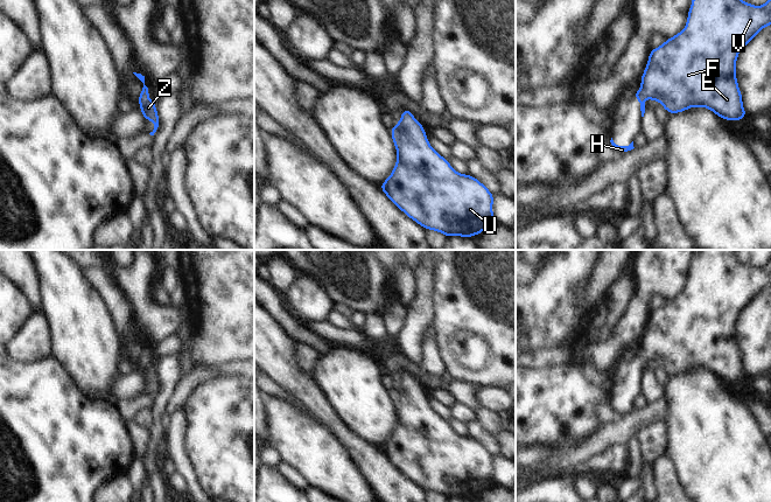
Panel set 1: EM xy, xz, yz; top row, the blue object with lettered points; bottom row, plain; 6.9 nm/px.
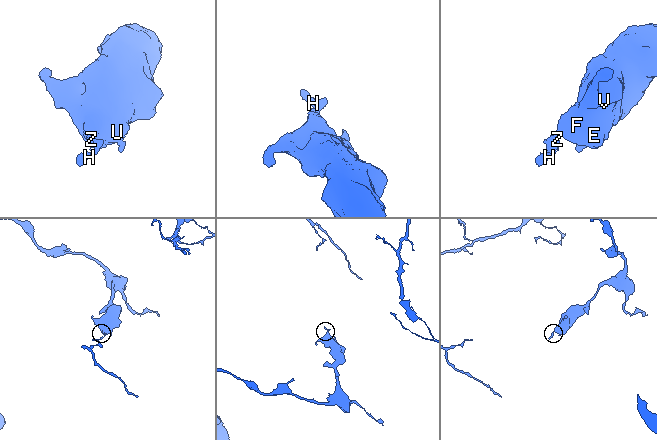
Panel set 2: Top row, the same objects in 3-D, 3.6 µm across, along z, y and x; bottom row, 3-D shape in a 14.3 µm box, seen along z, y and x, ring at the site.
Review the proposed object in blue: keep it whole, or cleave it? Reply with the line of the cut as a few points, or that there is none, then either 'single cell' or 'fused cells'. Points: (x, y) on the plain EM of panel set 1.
cut none; single cell

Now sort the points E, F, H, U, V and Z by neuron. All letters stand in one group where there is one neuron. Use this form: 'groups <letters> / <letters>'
groups E F H U V Z

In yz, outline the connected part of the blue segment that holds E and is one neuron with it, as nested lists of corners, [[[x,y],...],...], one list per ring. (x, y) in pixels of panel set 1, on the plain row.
[[[698,250],[688,274],[686,291],[667,301],[661,308],[652,311],[646,332],[642,337],[642,350],[635,355],[639,362],[642,378],[645,375],[645,362],[659,362],[670,375],[678,375],[692,368],[706,368],[727,382],[738,382],[747,377],[742,357],[735,339],[735,326],[738,313],[765,287],[771,286],[771,258],[769,263],[755,269],[744,265],[736,250]]]

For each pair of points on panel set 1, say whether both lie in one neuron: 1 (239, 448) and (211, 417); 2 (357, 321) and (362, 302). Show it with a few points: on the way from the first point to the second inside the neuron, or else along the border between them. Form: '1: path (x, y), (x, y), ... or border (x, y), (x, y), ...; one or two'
1: path (231, 440), (231, 437), (219, 425); one
2: border (352, 312), (362, 312), (365, 315); two

